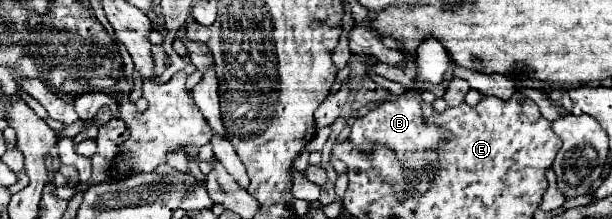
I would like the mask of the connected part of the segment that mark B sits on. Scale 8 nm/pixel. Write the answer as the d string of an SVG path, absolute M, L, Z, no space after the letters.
M407 89L397 99L387 101L385 105L379 105L375 111L369 111L365 117L355 119L353 133L349 139L357 145L369 151L373 145L381 143L397 151L399 159L405 163L405 167L425 167L427 163L435 163L435 153L429 153L429 149L435 149L439 141L447 139L447 131L439 131L439 127L427 127L421 119L421 91L419 89Z

